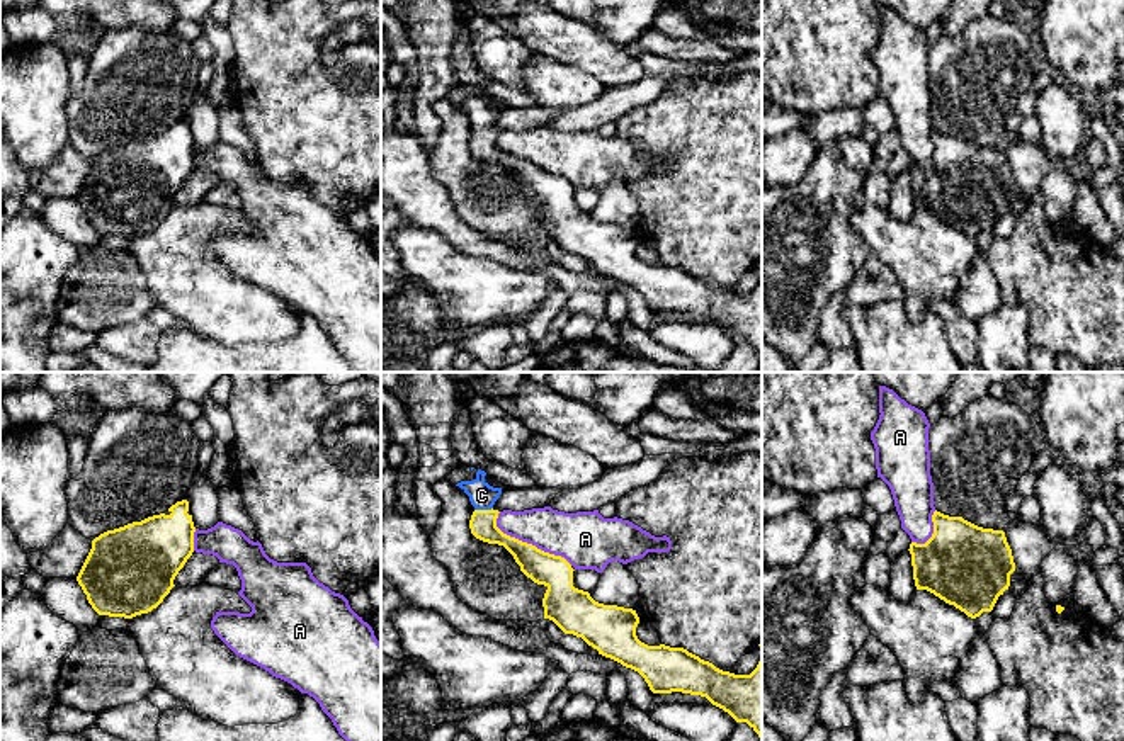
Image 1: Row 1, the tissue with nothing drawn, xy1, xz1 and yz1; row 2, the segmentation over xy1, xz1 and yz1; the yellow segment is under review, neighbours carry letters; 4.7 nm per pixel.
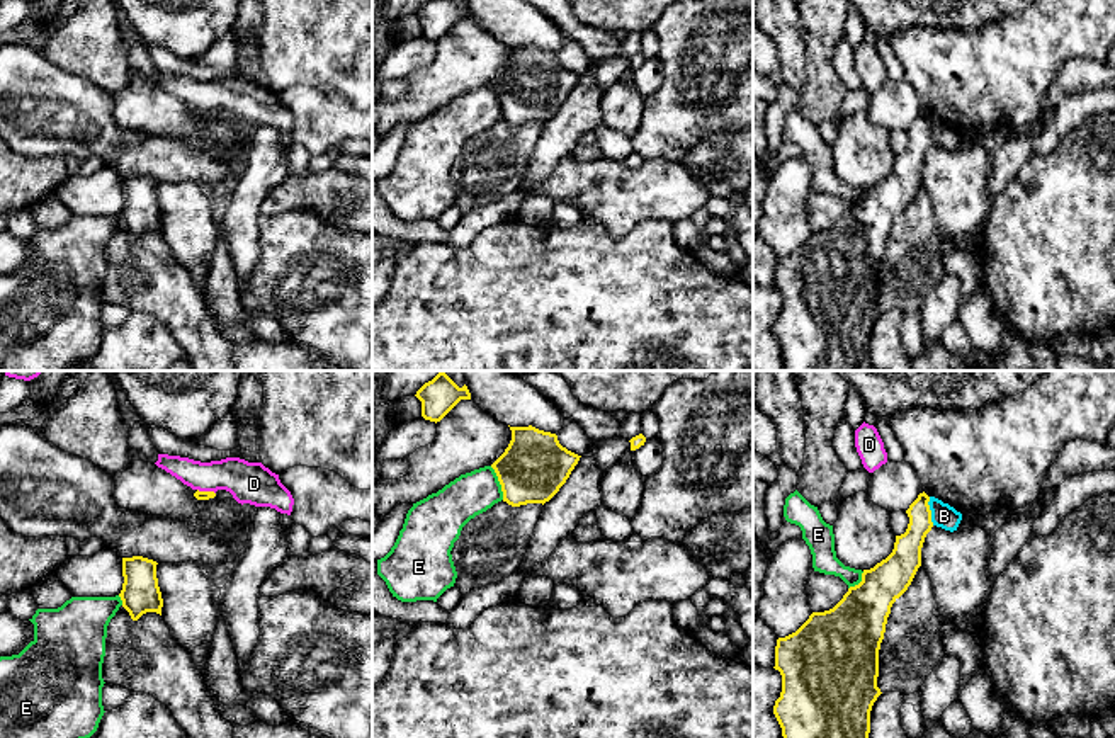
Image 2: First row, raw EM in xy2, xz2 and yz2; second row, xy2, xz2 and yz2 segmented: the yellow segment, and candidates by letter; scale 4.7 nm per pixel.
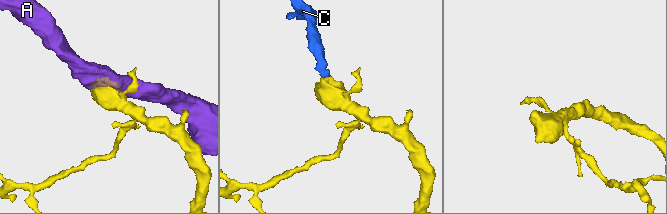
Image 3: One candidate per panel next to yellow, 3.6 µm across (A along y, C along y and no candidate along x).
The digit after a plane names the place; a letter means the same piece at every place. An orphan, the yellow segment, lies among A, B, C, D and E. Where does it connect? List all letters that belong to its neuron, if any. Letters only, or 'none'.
C

